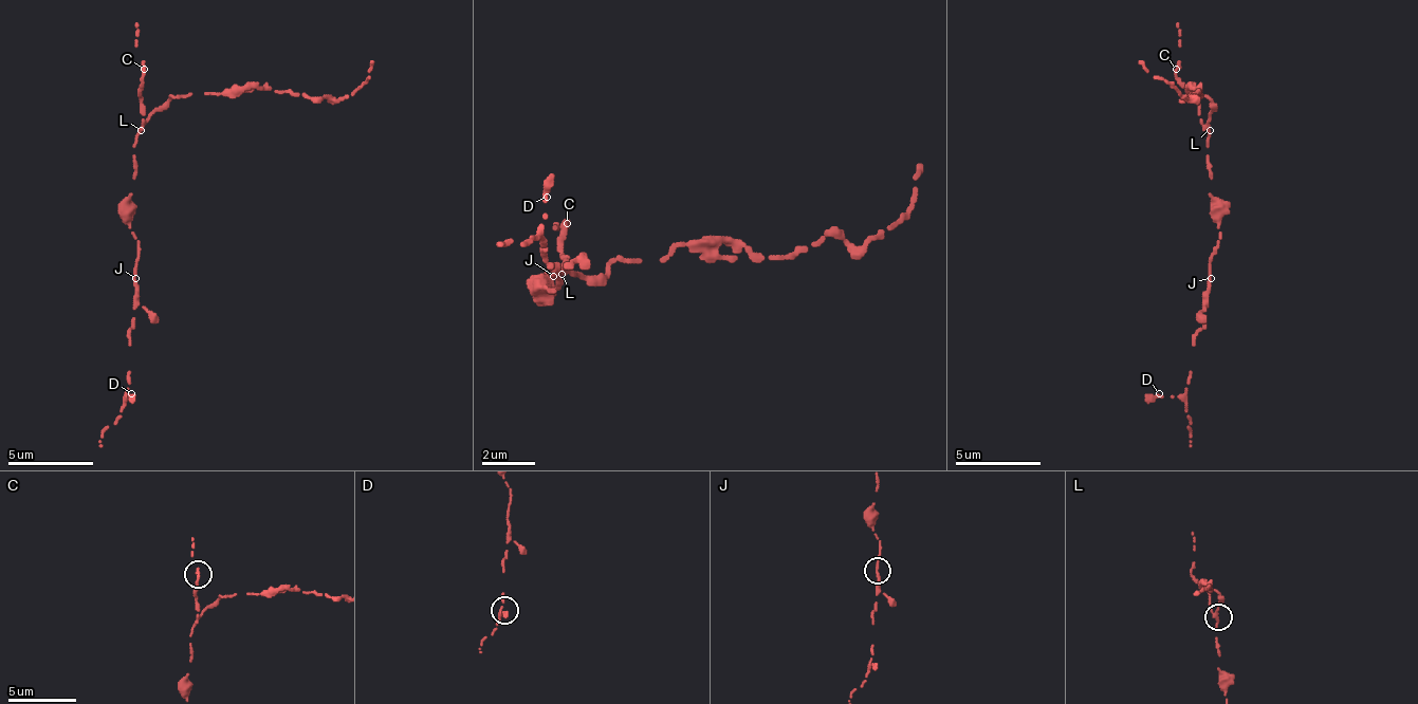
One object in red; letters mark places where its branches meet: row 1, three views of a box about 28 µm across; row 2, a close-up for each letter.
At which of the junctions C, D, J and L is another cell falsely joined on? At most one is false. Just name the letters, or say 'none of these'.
L

